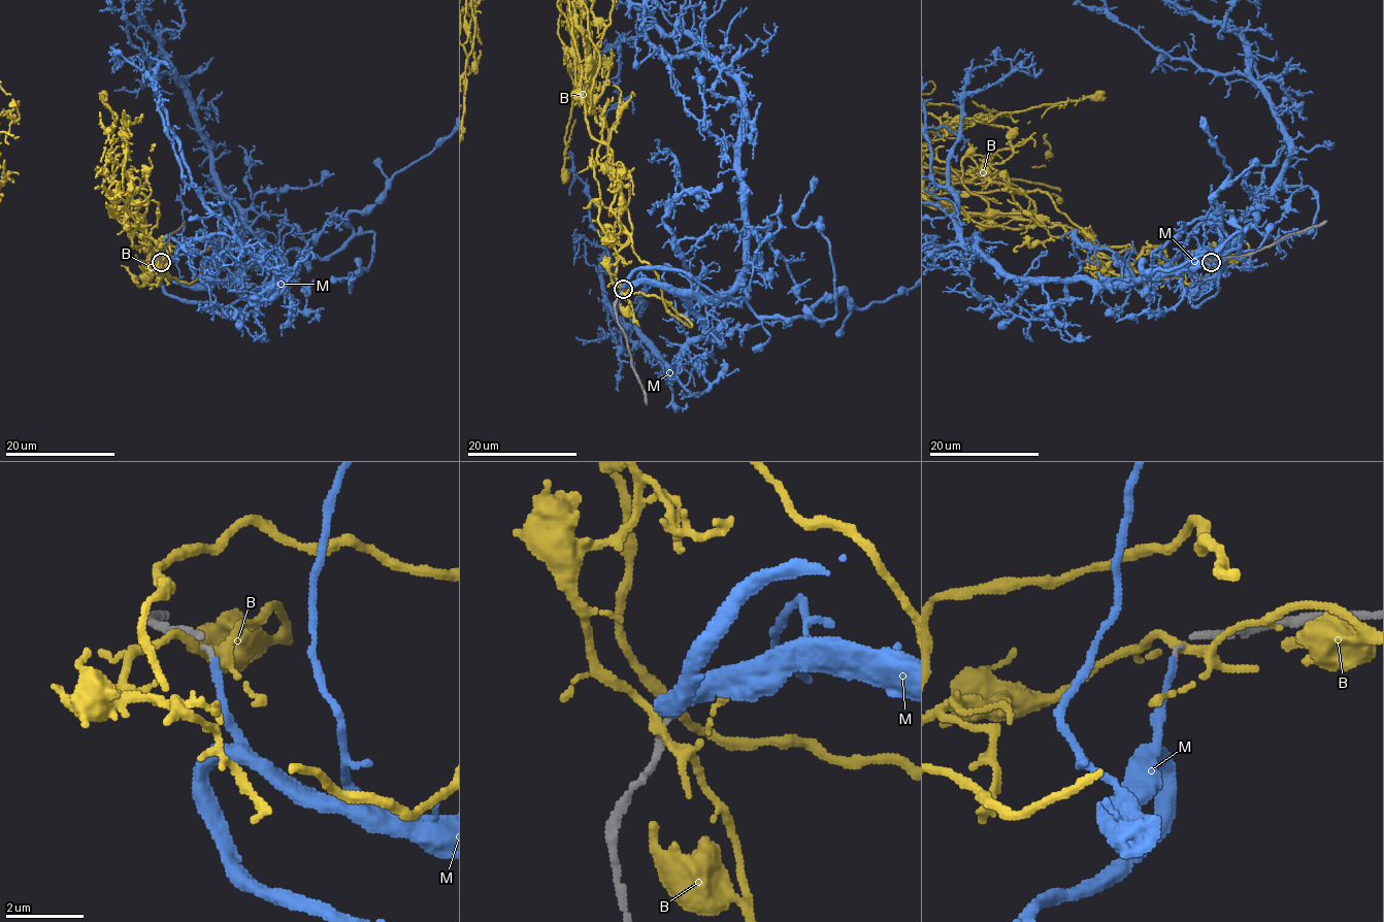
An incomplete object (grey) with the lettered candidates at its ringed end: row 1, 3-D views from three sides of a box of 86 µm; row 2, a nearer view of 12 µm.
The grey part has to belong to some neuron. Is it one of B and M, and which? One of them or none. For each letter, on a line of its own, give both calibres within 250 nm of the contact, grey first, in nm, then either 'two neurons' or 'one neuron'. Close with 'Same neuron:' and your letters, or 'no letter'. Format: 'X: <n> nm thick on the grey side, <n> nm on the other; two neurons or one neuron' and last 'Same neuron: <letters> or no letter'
B: 170 nm thick on the grey side, 220 nm on the other; two neurons
M: 100 nm thick on the grey side, 160 nm on the other; one neuron
Same neuron: M

